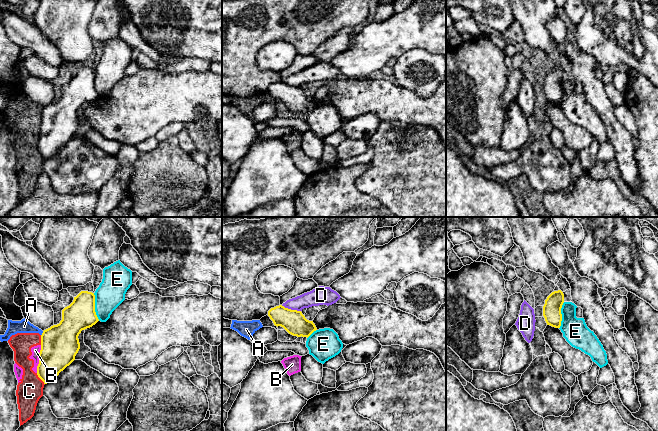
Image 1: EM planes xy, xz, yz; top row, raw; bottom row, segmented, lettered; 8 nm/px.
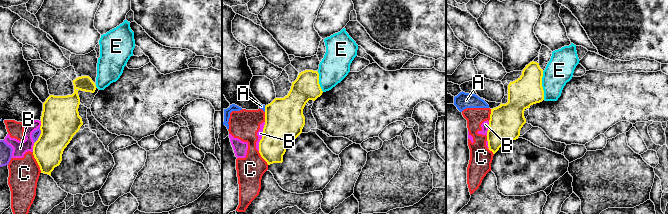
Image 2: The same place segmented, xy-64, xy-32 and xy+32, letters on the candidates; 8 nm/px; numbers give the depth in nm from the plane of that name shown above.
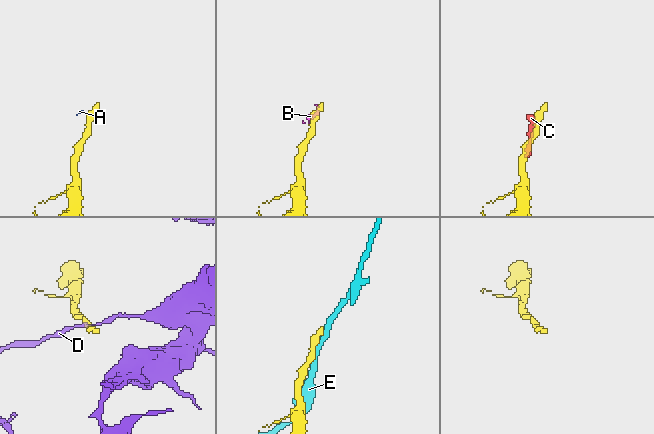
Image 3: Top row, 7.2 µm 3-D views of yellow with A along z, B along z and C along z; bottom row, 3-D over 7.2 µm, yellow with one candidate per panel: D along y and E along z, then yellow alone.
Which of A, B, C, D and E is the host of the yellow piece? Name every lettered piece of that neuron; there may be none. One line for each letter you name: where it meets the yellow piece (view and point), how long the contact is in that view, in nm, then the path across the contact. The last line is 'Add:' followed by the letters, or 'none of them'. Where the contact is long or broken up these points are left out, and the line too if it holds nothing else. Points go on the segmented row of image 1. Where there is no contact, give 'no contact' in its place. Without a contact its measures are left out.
Add: none of them

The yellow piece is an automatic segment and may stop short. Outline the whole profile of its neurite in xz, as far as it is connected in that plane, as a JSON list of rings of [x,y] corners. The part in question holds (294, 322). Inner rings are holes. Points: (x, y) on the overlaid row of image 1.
[[[282,305],[271,308],[268,316],[275,326],[283,327],[293,336],[308,338],[317,330],[313,321],[307,320],[301,311],[291,310]]]

